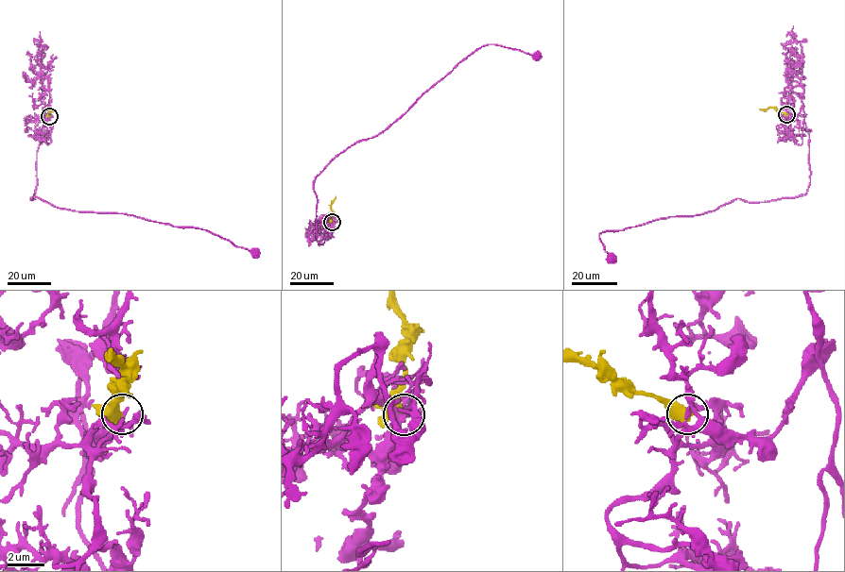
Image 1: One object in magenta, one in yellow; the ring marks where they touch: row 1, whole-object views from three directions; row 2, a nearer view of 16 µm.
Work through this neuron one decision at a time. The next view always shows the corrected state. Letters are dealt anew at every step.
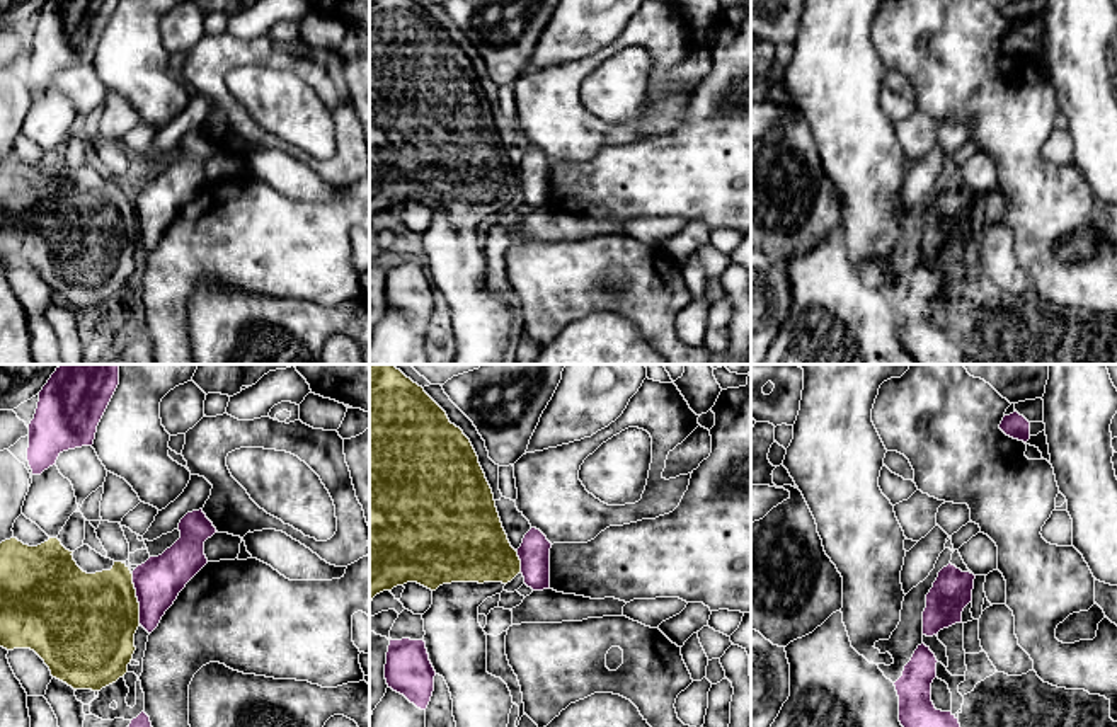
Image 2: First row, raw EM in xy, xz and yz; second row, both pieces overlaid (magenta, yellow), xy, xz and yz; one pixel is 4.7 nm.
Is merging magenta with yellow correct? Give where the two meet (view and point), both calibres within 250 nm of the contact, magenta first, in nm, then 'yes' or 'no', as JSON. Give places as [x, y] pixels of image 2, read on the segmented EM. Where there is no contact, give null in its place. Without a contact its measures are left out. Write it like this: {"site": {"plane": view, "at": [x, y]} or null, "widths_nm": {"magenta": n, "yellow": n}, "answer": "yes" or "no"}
{"site": {"plane": "xy", "at": [138, 600]}, "widths_nm": {"magenta": 220, "yellow": 440}, "answer": "no"}

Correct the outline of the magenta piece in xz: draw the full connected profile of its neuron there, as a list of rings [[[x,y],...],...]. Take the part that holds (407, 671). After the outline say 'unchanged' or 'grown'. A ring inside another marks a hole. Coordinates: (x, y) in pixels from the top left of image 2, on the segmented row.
[[[390,640],[385,664],[388,688],[426,710],[434,691],[434,676],[424,640]]]; unchanged

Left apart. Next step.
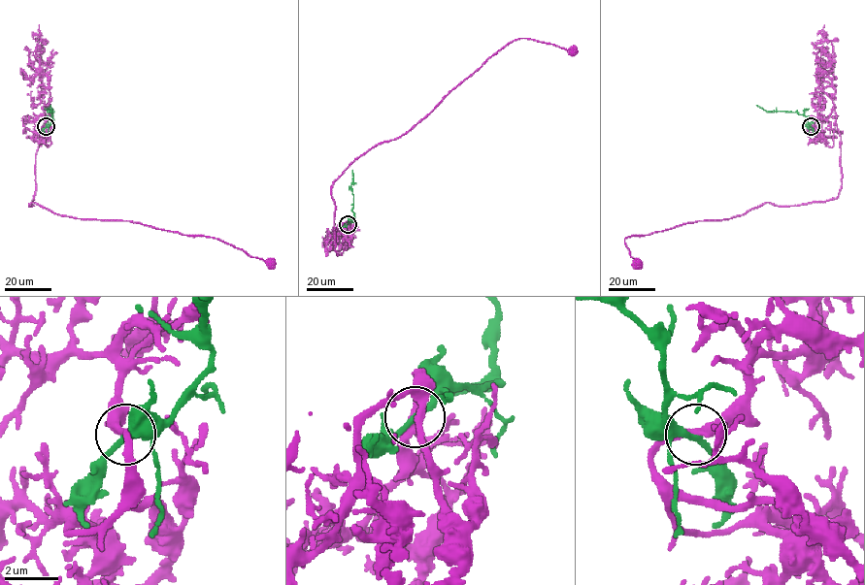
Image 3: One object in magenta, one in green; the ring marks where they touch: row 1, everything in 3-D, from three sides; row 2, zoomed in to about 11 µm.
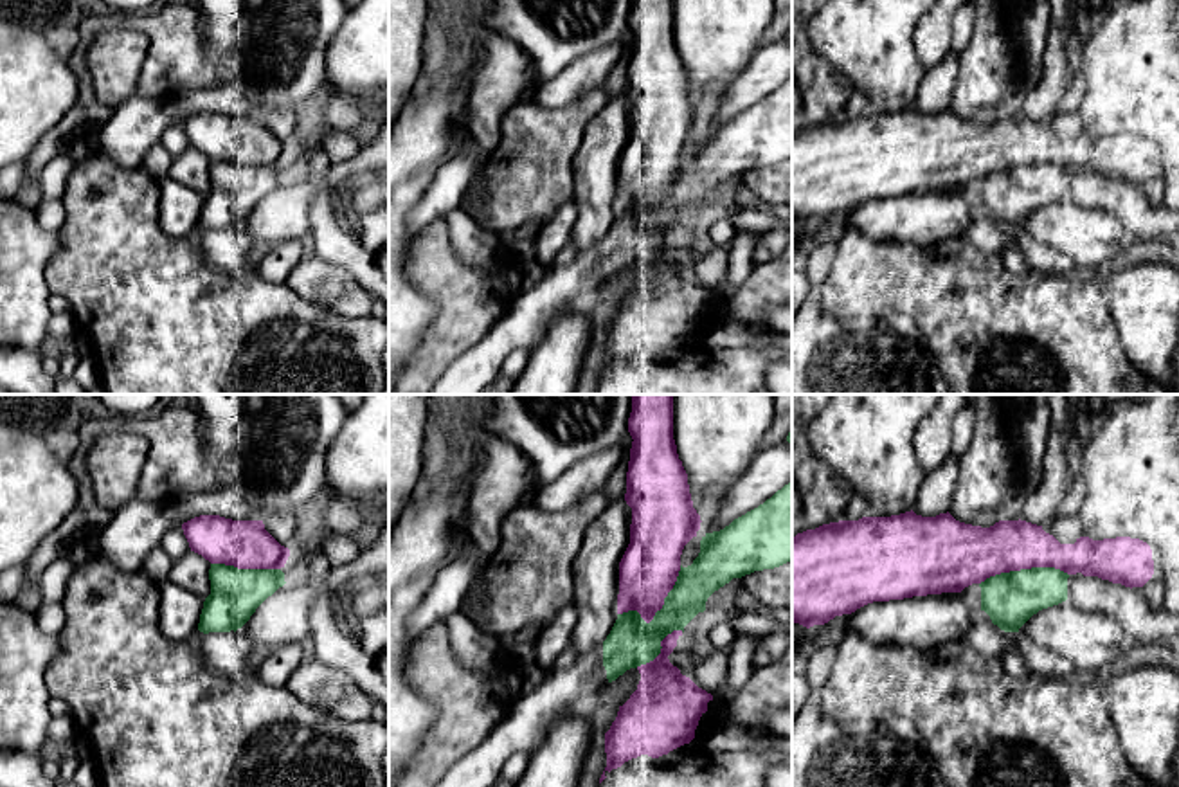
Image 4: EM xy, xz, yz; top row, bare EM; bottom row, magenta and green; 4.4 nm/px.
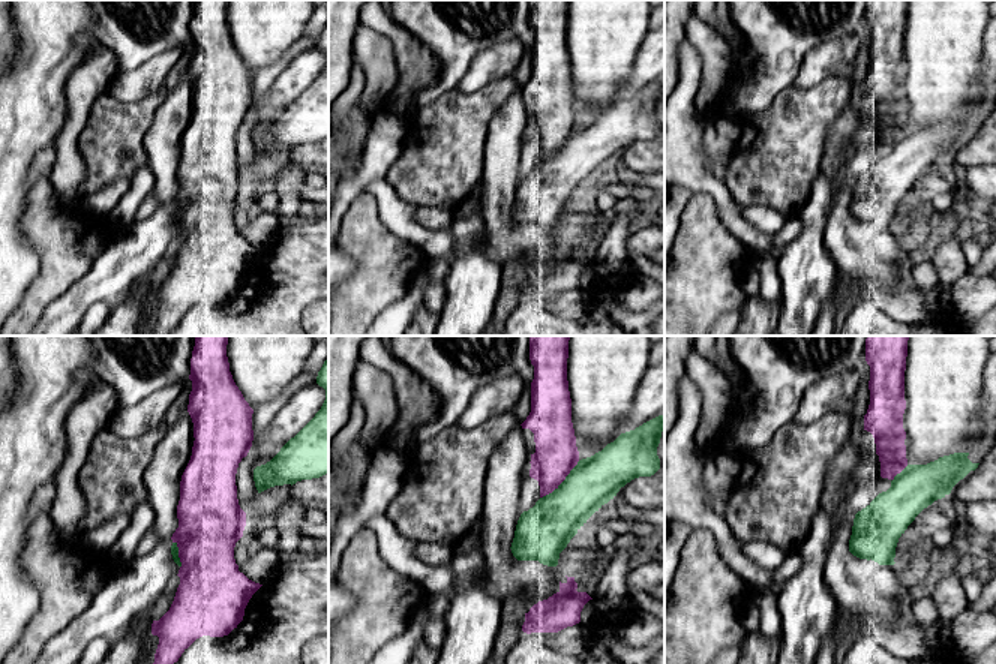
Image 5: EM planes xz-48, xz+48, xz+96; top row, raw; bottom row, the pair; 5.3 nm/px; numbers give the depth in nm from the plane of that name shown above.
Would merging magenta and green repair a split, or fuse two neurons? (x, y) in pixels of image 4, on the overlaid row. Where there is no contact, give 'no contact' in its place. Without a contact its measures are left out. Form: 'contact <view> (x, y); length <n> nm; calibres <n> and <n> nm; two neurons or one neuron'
contact xz (659, 609); length 360 nm; calibres 260 and 220 nm; two neurons

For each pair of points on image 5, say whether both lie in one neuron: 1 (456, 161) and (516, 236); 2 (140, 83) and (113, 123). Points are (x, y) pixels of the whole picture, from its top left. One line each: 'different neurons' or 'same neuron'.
1: different neurons
2: different neurons

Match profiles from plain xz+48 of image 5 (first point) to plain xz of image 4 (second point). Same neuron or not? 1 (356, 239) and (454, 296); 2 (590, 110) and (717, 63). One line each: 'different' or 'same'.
1: same
2: same

